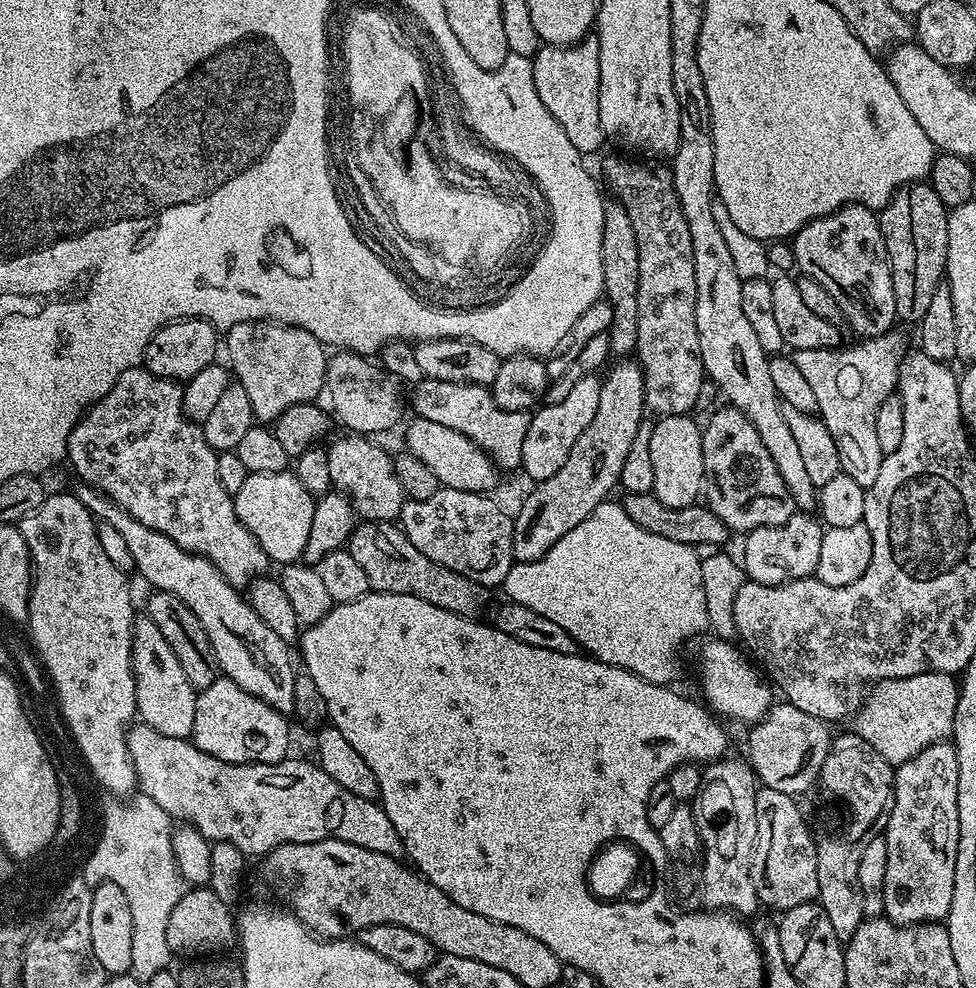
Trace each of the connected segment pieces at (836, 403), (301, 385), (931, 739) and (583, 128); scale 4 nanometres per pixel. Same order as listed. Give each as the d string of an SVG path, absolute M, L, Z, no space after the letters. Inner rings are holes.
M893 330L884 336L873 336L863 342L856 342L860 344L854 345L853 348L798 348L791 353L794 366L798 366L798 371L806 377L806 383L814 389L816 412L823 420L830 438L834 438L834 446L838 446L841 473L854 478L854 482L858 482L858 486L865 489L874 486L874 481L878 479L878 470L885 458L882 449L878 447L878 406L882 406L882 402L886 402L886 398L897 391L900 383L900 361L906 355L906 347L904 348L904 340L898 332Z
M247 320L227 329L226 336L228 336L229 360L227 363L230 365L231 375L234 377L235 383L240 384L242 390L246 390L246 395L250 398L252 415L261 425L271 425L286 410L290 410L290 406L313 403L317 399L315 396L319 392L321 395L325 391L330 356L325 345L321 344L318 338L314 338L314 334L289 324Z
M923 672L897 680L877 680L871 688L856 712L854 730L866 738L886 762L899 766L926 750L926 746L951 737L960 697L960 684L953 673Z
M585 38L579 44L567 48L542 46L531 57L534 74L534 90L542 98L542 106L554 114L558 126L566 130L566 138L574 142L582 154L596 152L606 137L602 130L602 118L598 115L598 90L600 89L600 47L595 38Z

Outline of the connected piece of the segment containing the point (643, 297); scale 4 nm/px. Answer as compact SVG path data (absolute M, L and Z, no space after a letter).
M616 154L620 156L608 156L604 160L604 180L606 183L612 187L611 195L622 202L622 206L626 206L626 214L630 214L630 222L634 222L634 235L638 238L638 342L636 343L636 350L634 353L635 359L638 361L640 365L640 369L642 370L642 374L644 375L644 402L649 413L656 412L655 414L659 414L660 416L682 416L688 413L691 413L693 410L692 407L696 404L696 399L700 396L700 376L702 380L702 369L704 363L702 362L702 358L700 357L699 349L700 343L698 342L698 326L696 325L696 283L694 282L694 258L692 257L692 247L690 246L690 226L686 226L686 214L682 214L682 210L680 209L680 203L678 202L678 194L674 188L674 178L672 177L672 169L671 167L662 165L660 162L645 162L640 158L629 158L624 154Z

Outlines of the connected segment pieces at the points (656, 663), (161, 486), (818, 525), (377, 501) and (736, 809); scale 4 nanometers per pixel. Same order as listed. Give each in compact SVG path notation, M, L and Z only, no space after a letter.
M612 503L599 504L585 520L578 522L578 526L574 526L574 530L570 530L570 534L562 534L562 538L558 538L558 542L554 542L554 546L550 546L550 550L546 550L546 554L542 558L538 558L534 562L513 563L510 574L506 574L504 579L502 591L508 595L505 597L511 603L526 606L530 610L542 614L542 618L550 618L550 622L562 626L562 630L566 630L570 634L570 638L574 638L577 645L593 660L600 660L603 664L618 666L622 670L638 674L638 678L642 678L646 682L668 686L673 683L672 679L680 672L680 664L676 659L681 655L681 648L670 648L666 642L664 642L666 648L622 648L622 644L626 642L626 636L636 636L640 632L640 616L668 616L668 602L672 602L672 604L702 604L705 594L702 594L701 558L691 544L670 542L670 538L661 538L658 534L650 534L650 530L642 530L642 526L638 526L638 522L634 522L634 518L630 518L630 514L626 514L623 503Z
M143 366L126 370L126 374L122 374L122 378L118 378L118 382L114 382L112 389L97 404L93 404L91 408L87 409L84 415L80 417L80 422L72 427L72 433L68 439L68 455L66 460L69 465L72 463L73 470L81 476L80 480L85 485L103 492L120 506L122 510L130 514L131 518L142 522L150 530L160 531L167 538L170 538L171 541L176 542L182 550L208 559L237 590L247 589L253 580L269 575L270 569L268 567L270 567L270 561L266 550L262 550L262 546L258 546L258 538L254 538L254 534L250 534L250 530L246 530L246 526L240 521L236 513L235 499L222 486L222 482L218 482L218 454L204 441L203 427L195 424L185 414L184 390L177 381L162 378L158 374L149 372Z
M797 514L782 522L782 526L766 526L747 533L743 537L742 557L745 577L759 584L785 584L791 580L809 579L818 566L825 531L825 525L815 515Z
M343 435L326 448L332 488L343 492L351 500L361 521L395 521L404 509L406 497L402 482L396 477L393 453L388 453L382 445L375 444L377 441L367 435Z
M728 759L713 760L703 769L700 794L694 801L695 835L702 849L698 884L702 889L702 896L704 892L705 909L727 910L737 917L748 918L758 908L752 877L754 842L758 834L758 818L754 810L758 781L747 759Z

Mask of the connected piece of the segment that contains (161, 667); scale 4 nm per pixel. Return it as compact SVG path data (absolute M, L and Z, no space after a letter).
M146 614L137 615L132 625L132 669L139 719L158 730L158 734L166 734L166 738L191 737L197 689L192 688L186 674L182 674L182 666L178 666L174 650L166 646L162 630L158 630Z

